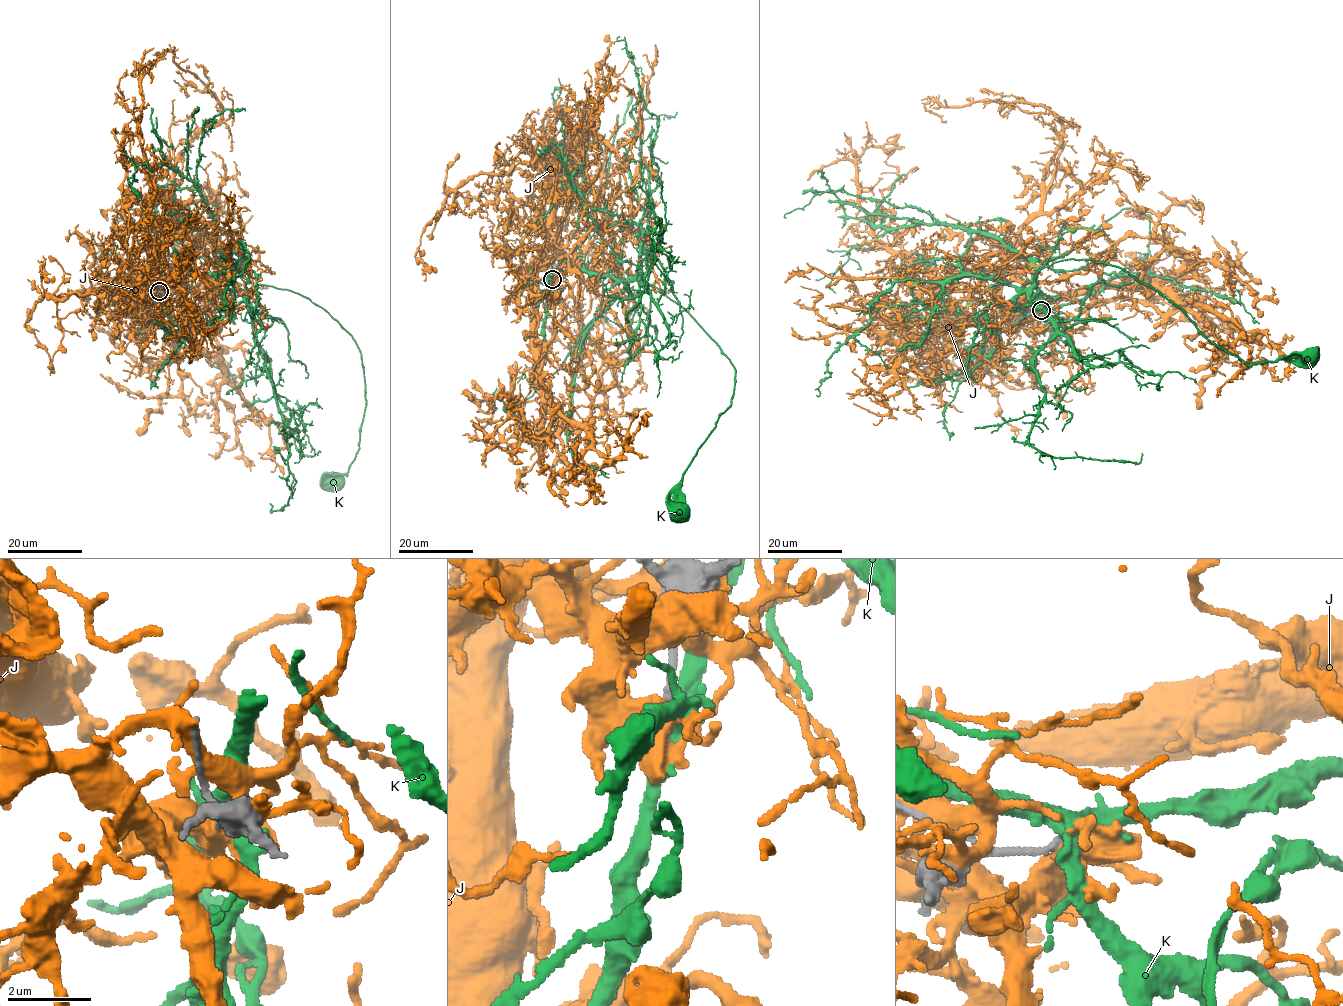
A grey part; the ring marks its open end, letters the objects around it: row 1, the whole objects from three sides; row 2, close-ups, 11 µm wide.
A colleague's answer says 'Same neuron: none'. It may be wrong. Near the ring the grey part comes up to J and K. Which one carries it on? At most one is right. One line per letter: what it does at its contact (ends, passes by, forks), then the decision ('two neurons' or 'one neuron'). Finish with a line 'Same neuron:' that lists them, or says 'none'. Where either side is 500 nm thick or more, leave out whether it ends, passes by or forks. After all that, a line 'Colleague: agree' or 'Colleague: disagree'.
J: it forks there; two neurons
K: it forks there; one neuron
Same neuron: K
Colleague: disagree

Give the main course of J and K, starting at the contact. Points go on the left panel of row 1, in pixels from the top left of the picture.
J: (159, 291), (144, 282), (156, 239), (174, 215), (177, 154), (219, 120), (221, 107), (170, 49), (147, 67)
K: (160, 292), (169, 278), (206, 295), (294, 292), (351, 336), (366, 405), (333, 484)

